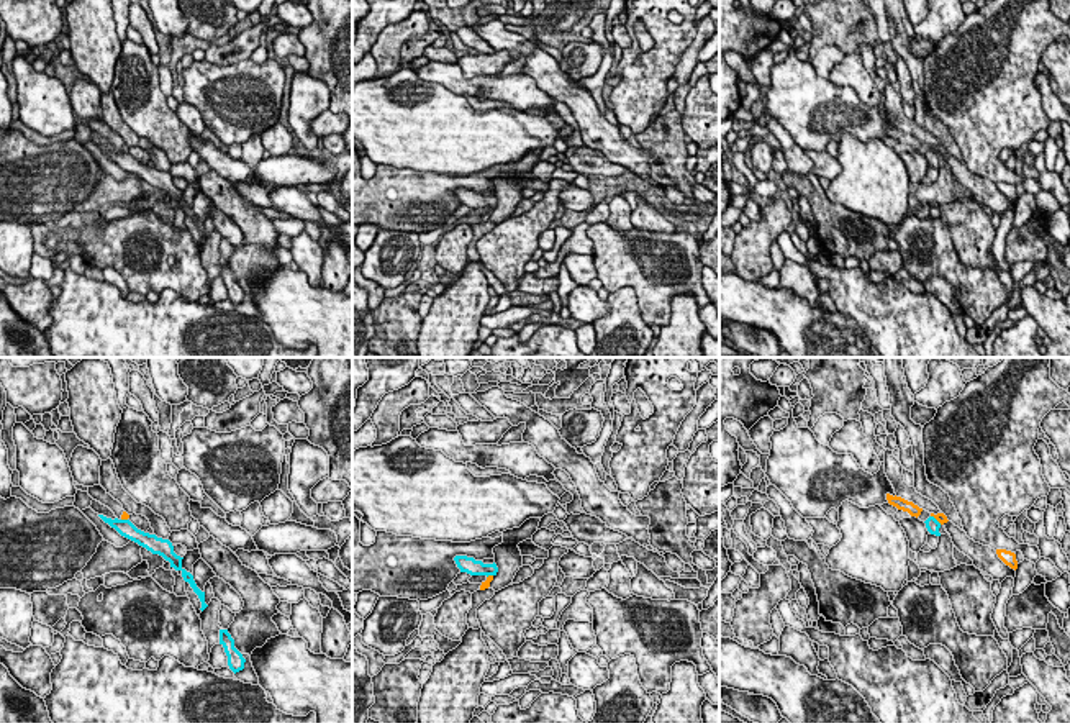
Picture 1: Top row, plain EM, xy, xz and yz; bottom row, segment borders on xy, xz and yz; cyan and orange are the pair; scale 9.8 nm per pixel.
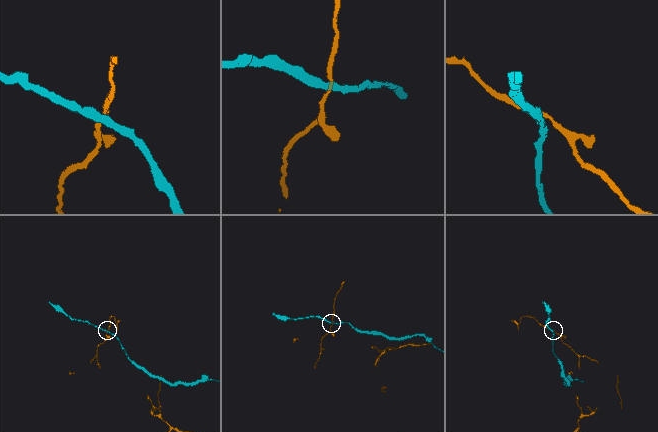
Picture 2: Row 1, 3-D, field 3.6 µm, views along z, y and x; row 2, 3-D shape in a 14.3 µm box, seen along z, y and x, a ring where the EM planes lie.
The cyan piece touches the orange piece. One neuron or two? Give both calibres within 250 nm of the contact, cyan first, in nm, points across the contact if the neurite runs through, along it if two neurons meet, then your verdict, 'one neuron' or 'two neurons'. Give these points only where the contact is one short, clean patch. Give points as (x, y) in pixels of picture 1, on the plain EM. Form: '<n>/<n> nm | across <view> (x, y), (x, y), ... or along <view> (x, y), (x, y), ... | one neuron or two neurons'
140/90 nm | along yz (931, 148), (941, 156) | two neurons

